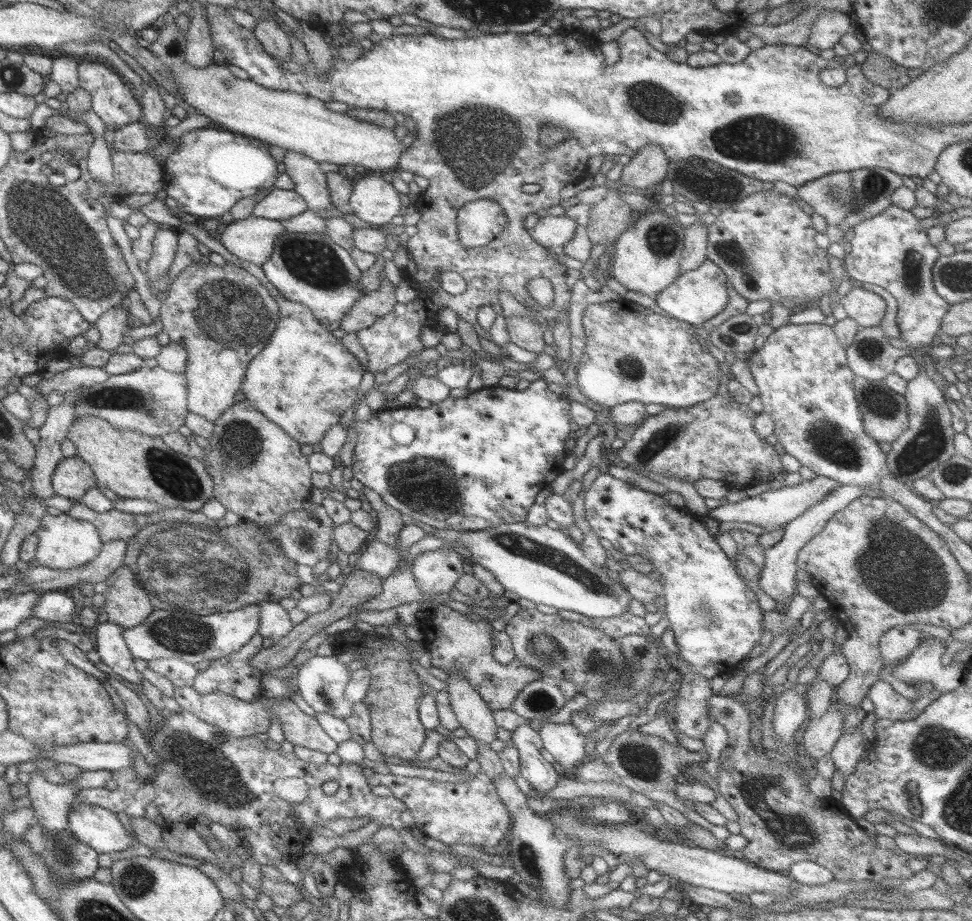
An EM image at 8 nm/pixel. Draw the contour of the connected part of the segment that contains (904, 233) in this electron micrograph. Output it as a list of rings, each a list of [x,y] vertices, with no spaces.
[[[892,206],[856,224],[844,234],[844,240],[847,247],[844,266],[851,282],[876,284],[896,298],[896,322],[902,332],[901,339],[908,343],[908,350],[927,349],[938,342],[942,319],[951,304],[936,292],[932,267],[941,254],[930,243],[927,230],[920,226],[920,218]]]

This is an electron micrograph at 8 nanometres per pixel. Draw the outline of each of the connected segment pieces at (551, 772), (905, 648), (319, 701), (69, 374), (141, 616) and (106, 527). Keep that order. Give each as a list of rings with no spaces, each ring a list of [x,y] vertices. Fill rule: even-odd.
[[[529,723],[518,726],[511,732],[510,742],[519,752],[520,772],[532,790],[548,792],[558,784],[562,774],[554,764],[542,757],[543,744],[539,732],[531,728]]]
[[[901,625],[888,632],[879,638],[879,652],[883,658],[886,669],[890,665],[907,656],[924,640],[924,635],[918,632],[910,625]]]
[[[337,654],[330,656],[315,655],[298,667],[296,680],[297,689],[300,690],[302,700],[306,702],[316,713],[324,713],[344,719],[350,716],[352,704],[344,697],[344,692],[350,680],[351,673],[348,664],[338,661]]]
[[[70,367],[54,376],[46,376],[37,384],[37,392],[47,398],[50,392],[62,394],[74,389],[100,384],[109,377],[102,367]]]
[[[120,566],[105,581],[108,585],[104,612],[108,621],[122,626],[124,630],[136,628],[155,608],[150,603],[148,594],[140,586],[136,576],[128,566]]]
[[[80,502],[65,512],[70,518],[93,524],[99,532],[102,543],[128,540],[148,524],[146,514],[130,514],[114,508],[99,513]]]

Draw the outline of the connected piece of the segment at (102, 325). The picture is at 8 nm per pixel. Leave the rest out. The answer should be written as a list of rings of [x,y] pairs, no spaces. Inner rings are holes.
[[[118,305],[95,320],[95,328],[100,332],[97,348],[113,353],[120,344],[124,344],[124,333],[130,328],[128,314],[122,305]]]

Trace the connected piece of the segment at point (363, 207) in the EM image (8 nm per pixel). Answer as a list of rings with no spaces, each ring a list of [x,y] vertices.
[[[366,173],[352,183],[352,214],[368,224],[387,225],[402,208],[398,193],[392,183],[382,178],[381,173]]]

